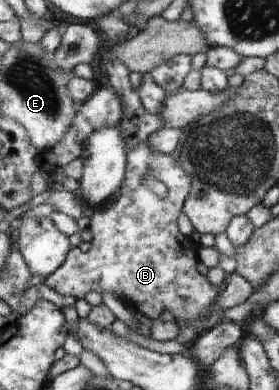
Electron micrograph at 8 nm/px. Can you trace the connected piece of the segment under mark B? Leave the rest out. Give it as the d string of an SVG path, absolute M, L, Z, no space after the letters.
M147 140L140 142L126 155L125 179L116 197L101 209L88 213L88 229L93 234L91 249L83 252L77 246L71 248L61 267L48 275L44 283L59 295L73 295L77 300L85 299L89 291L115 293L128 308L139 310L149 320L158 318L164 309L169 309L175 322L187 322L197 335L205 332L208 309L218 296L217 287L211 285L197 269L199 259L196 242L184 236L177 223L178 217L183 213L182 207L188 198L191 181L190 175L183 171L173 156L156 154L150 150Z

